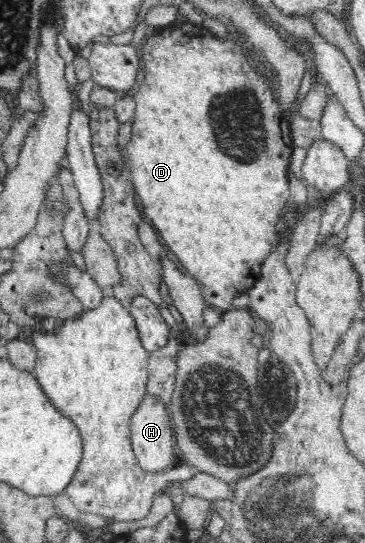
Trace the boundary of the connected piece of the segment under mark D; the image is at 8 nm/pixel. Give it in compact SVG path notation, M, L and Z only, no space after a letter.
M185 23L156 30L156 33L140 46L143 82L132 96L135 101L135 114L131 119L131 140L122 152L123 160L129 169L132 186L143 206L141 208L143 214L151 220L151 225L155 226L161 238L165 240L167 250L171 250L177 256L186 274L198 282L207 304L222 313L233 309L233 298L247 292L260 278L260 268L271 253L273 240L277 240L279 215L283 213L283 208L290 201L288 172L291 153L295 147L292 143L290 120L277 107L269 84L261 79L255 69L251 69L247 61L247 50L231 37L219 40L202 25Z

